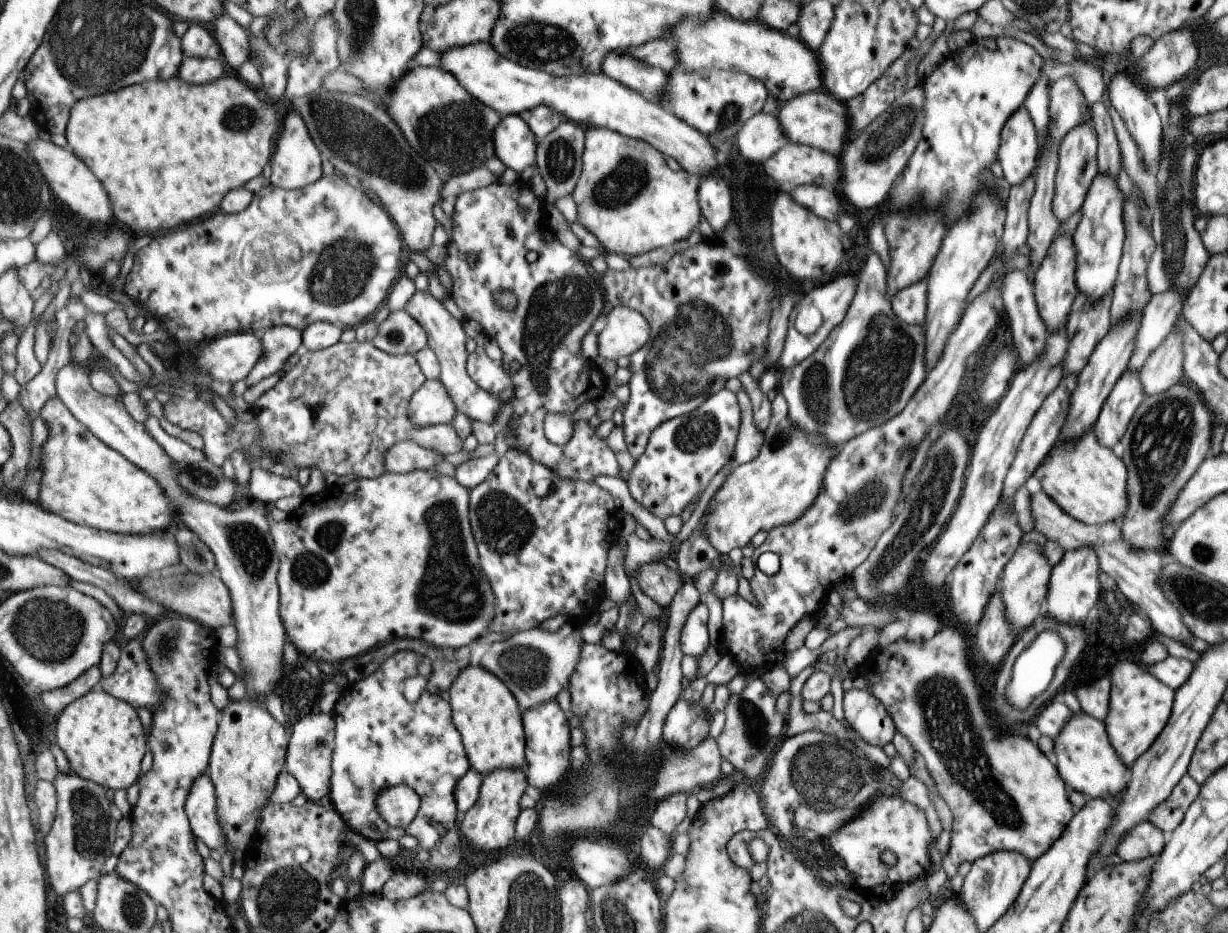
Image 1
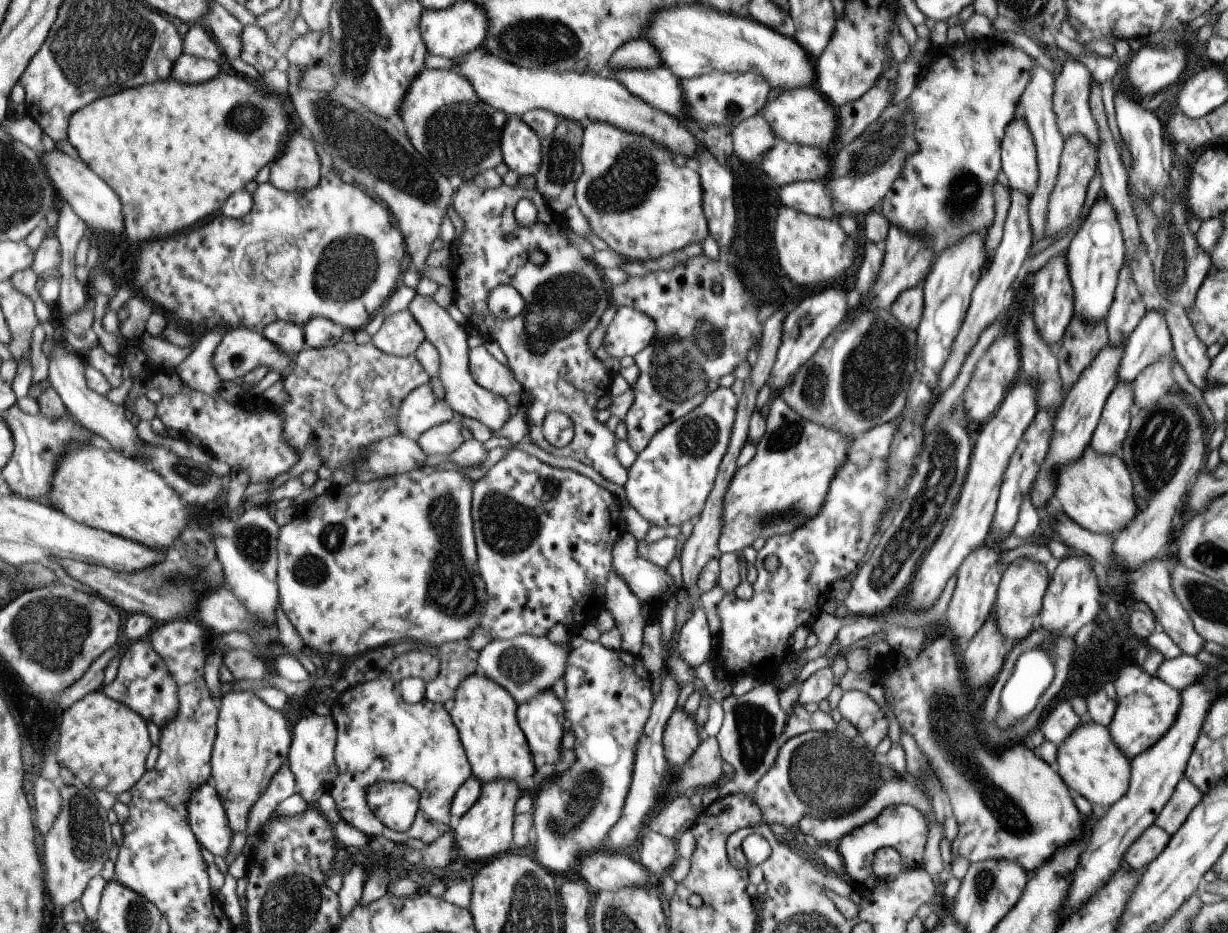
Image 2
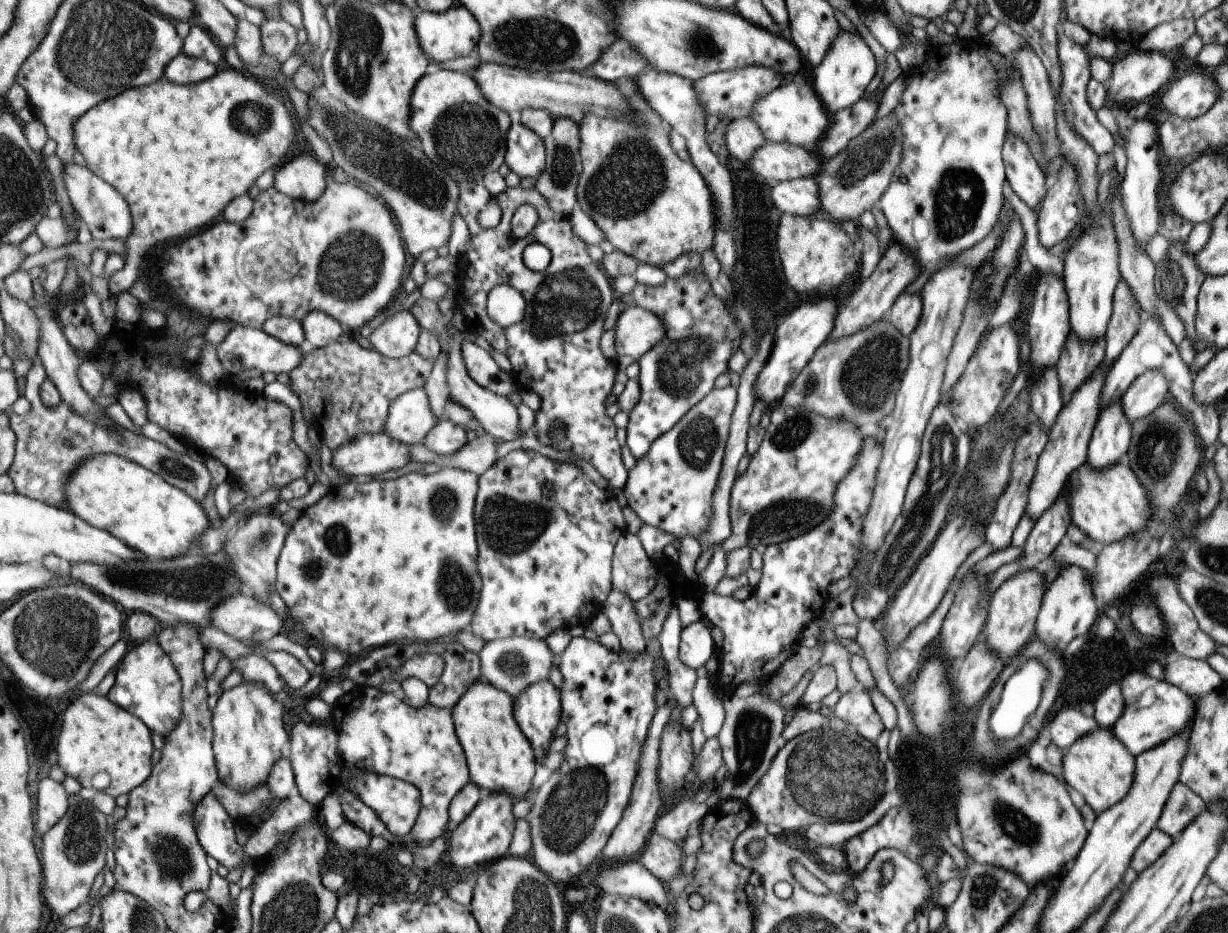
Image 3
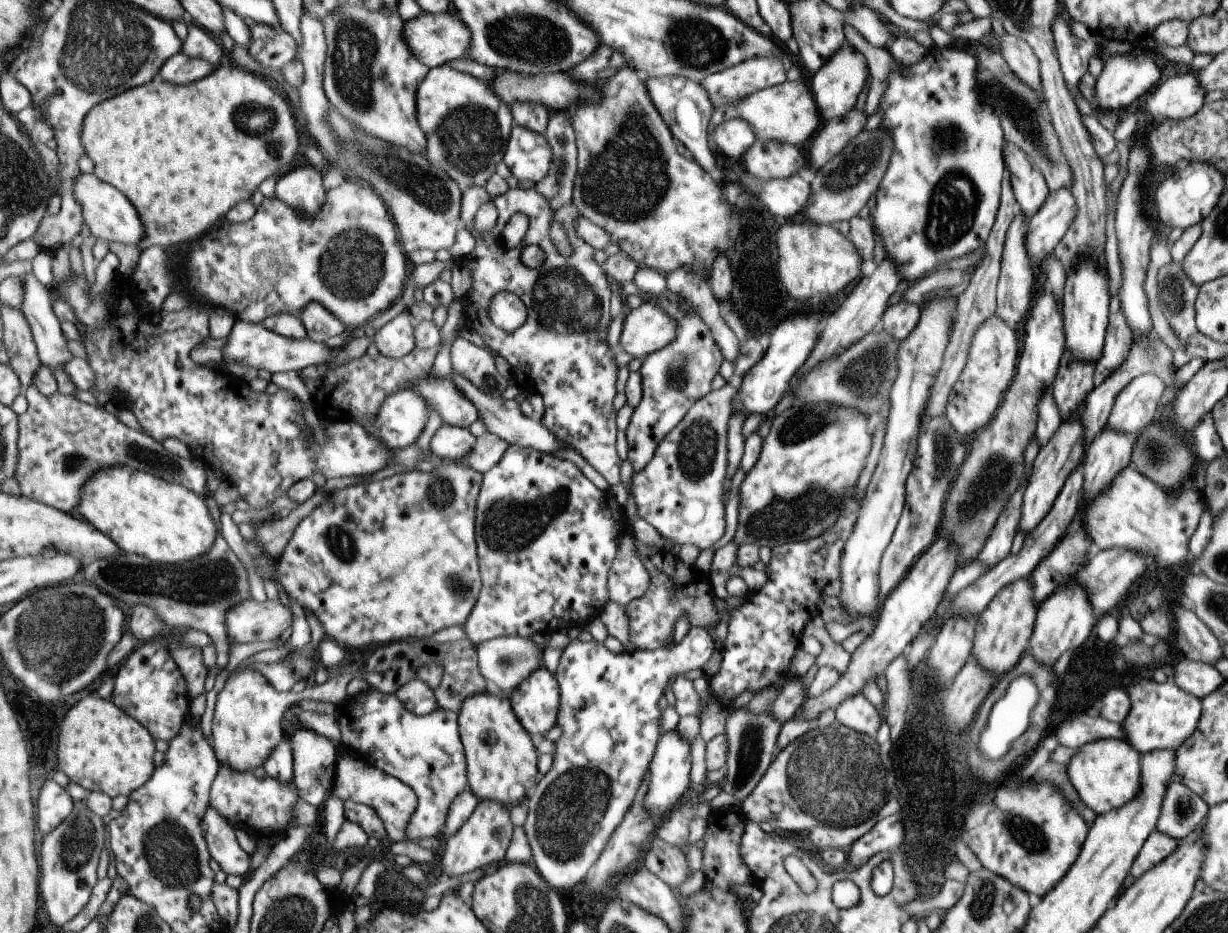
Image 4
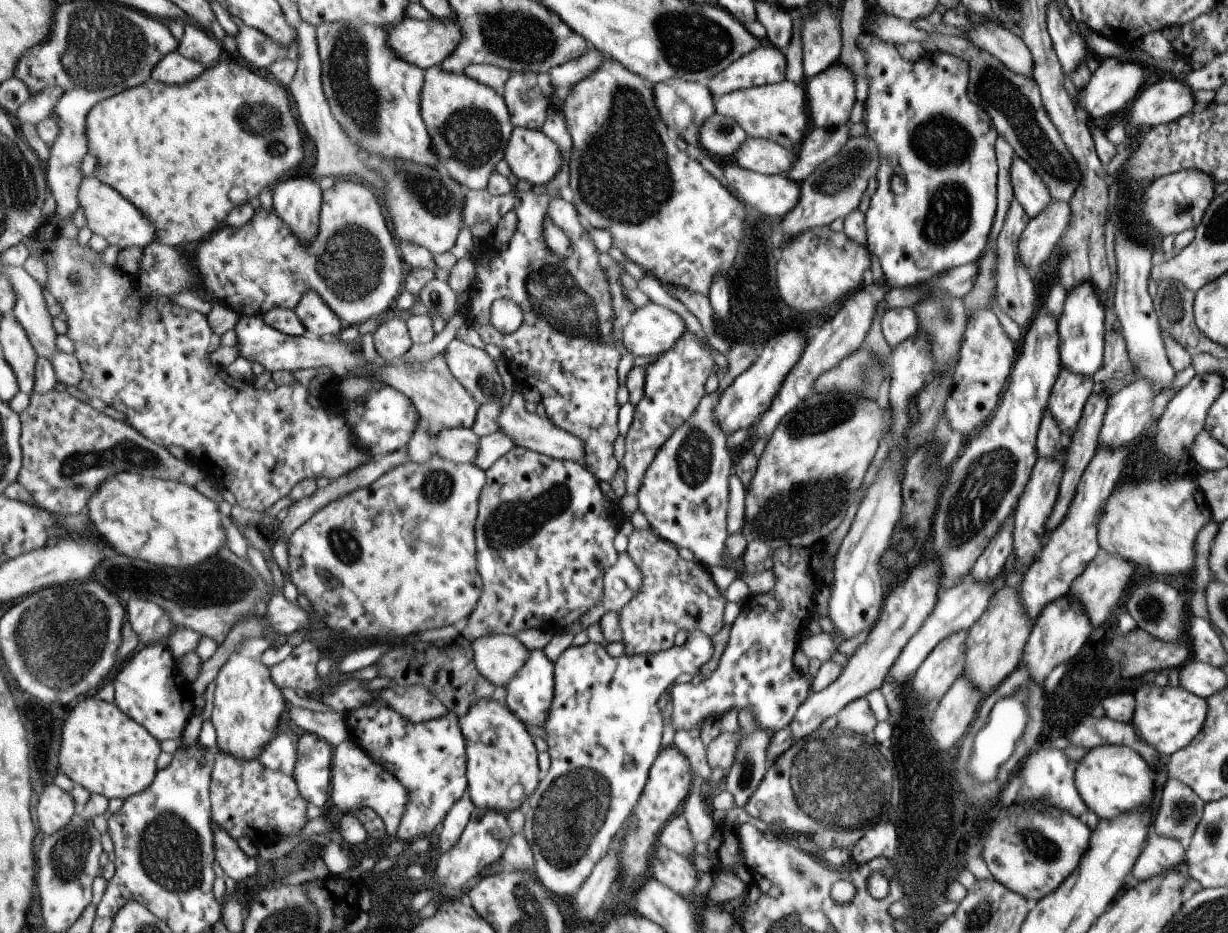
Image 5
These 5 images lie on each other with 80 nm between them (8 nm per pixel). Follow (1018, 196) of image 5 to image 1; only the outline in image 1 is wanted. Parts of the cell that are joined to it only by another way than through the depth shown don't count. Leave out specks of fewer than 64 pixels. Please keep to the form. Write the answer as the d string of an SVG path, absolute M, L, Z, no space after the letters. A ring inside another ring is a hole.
M1021 105L1007 118L999 133L996 160L1007 184L1022 183L1032 173L1037 152L1036 130L1028 112Z

